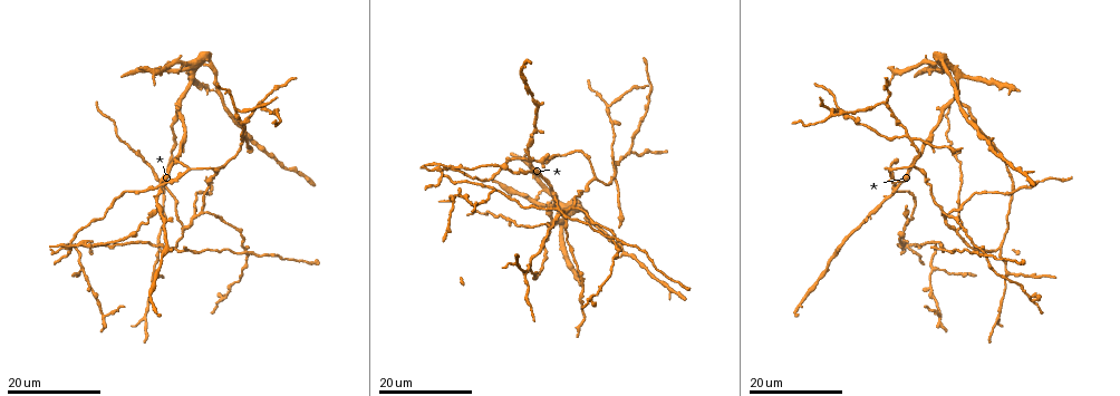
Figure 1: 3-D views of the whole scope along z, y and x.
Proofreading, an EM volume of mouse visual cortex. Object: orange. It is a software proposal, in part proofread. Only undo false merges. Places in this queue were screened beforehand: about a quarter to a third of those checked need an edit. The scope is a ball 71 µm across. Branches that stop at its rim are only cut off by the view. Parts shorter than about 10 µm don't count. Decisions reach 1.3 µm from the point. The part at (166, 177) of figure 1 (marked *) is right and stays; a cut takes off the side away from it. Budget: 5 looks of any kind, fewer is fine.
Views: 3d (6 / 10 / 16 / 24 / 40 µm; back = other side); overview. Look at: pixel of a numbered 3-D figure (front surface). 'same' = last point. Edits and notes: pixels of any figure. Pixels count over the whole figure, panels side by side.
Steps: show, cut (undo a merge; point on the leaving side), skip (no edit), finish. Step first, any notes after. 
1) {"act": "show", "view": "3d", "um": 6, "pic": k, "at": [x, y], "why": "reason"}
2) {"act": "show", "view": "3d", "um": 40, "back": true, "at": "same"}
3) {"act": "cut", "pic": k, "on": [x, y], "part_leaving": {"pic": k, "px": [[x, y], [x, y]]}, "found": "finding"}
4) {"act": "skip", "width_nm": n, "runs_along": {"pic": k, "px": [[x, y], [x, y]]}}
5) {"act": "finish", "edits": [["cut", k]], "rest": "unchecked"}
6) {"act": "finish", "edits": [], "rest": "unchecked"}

{"act": "show", "view": "3d", "um": 24, "pic": 1, "at": [442, 173], "why": "four or more arms meet"}

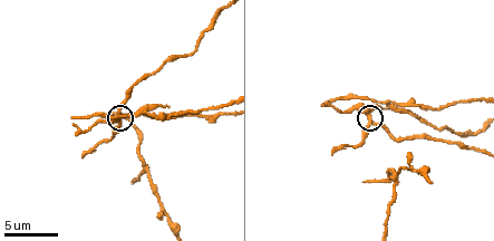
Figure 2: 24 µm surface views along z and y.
{"act": "show", "view": "3d", "um": 6, "pic": 2, "at": [370, 117], "why": "zoom in"}

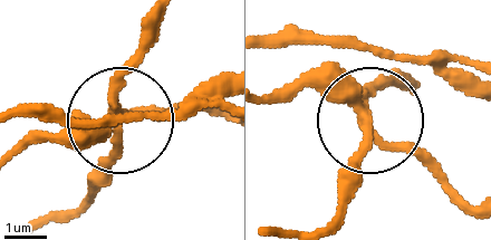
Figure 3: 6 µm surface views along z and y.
{"act": "show", "view": "3d", "um": 6, "back": true, "pic": 3, "at": [365, 123]}

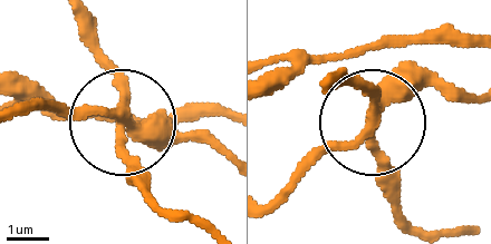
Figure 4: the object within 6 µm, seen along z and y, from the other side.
{"act": "cut", "pic": 4, "on": [415, 72], "width_nm": 280, "part_leaving": {"pic": 4, "px": [[369, 116], [273, 198]]}, "found": "two neurons meet here"}

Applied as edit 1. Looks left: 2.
{"act": "show", "view": "3d", "um": 24, "pic": 1, "at": [159, 188], "why": "four or more arms meet"}

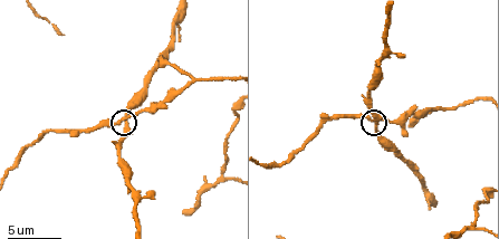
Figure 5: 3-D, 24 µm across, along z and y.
{"act": "show", "view": "3d", "um": 6, "pic": 5, "at": [125, 120]}

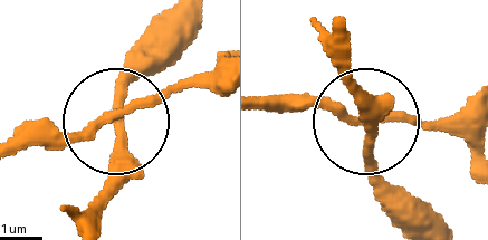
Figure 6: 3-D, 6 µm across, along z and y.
{"act": "skip", "runs_along": {"pic": 6, "px": [[423, 213], [378, 164], [352, 50]]}, "found": "continuous, no second neuron"}

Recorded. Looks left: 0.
{"act": "finish", "edits": [["cut", 4]], "rest": "unchecked"}

